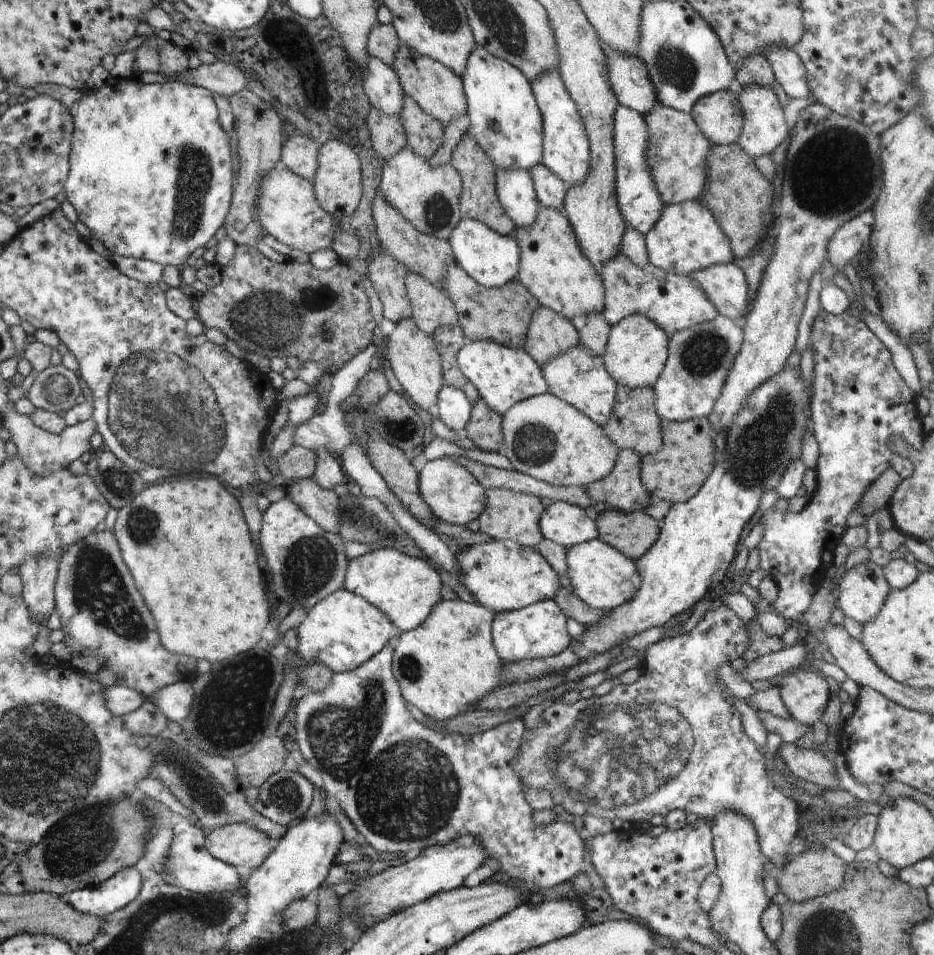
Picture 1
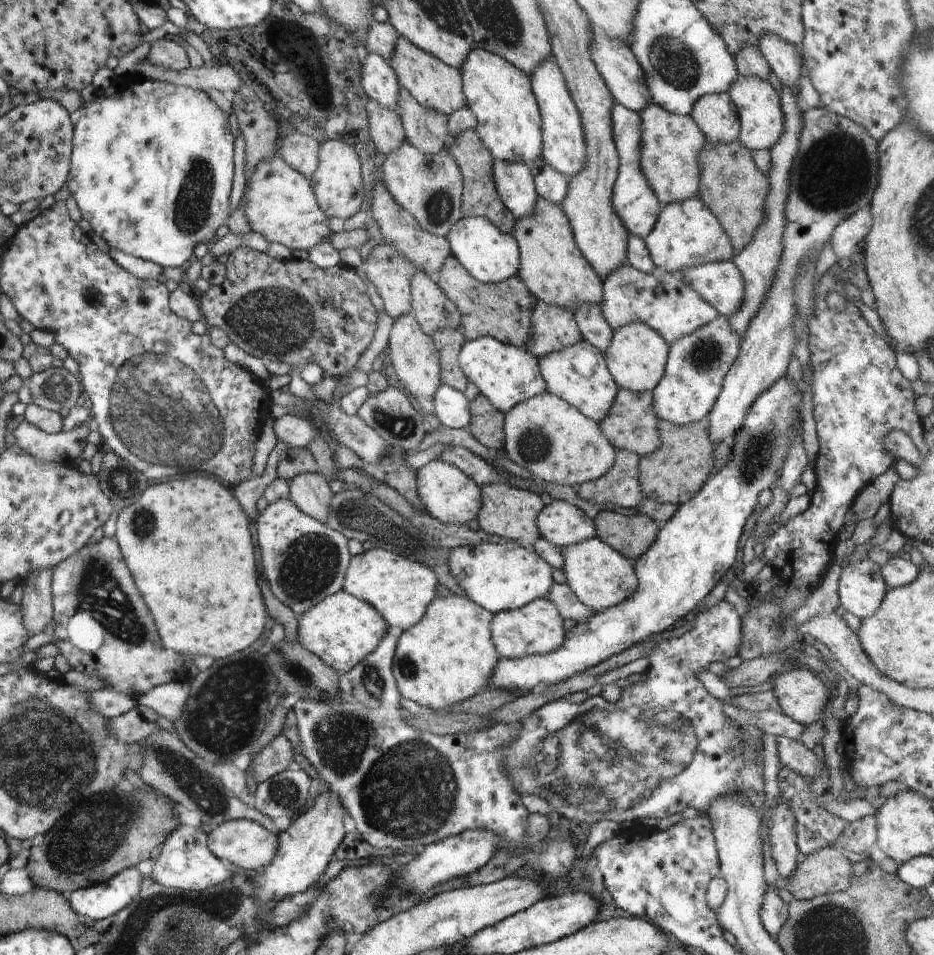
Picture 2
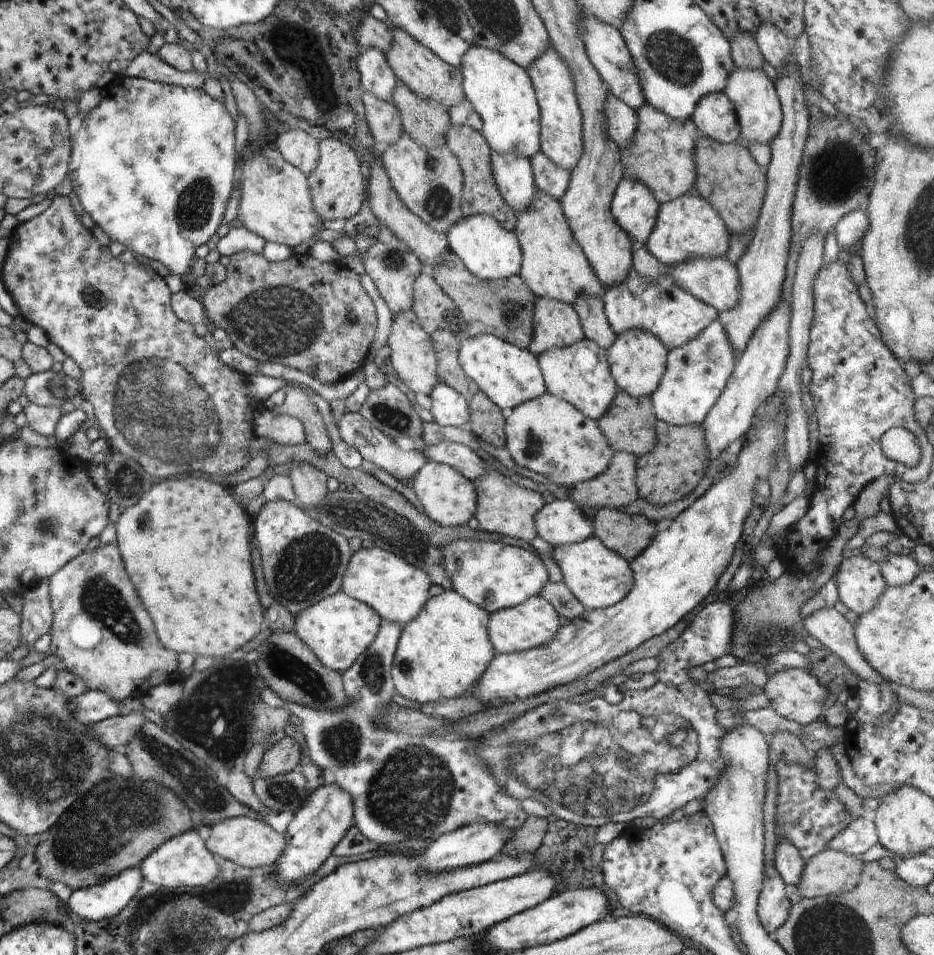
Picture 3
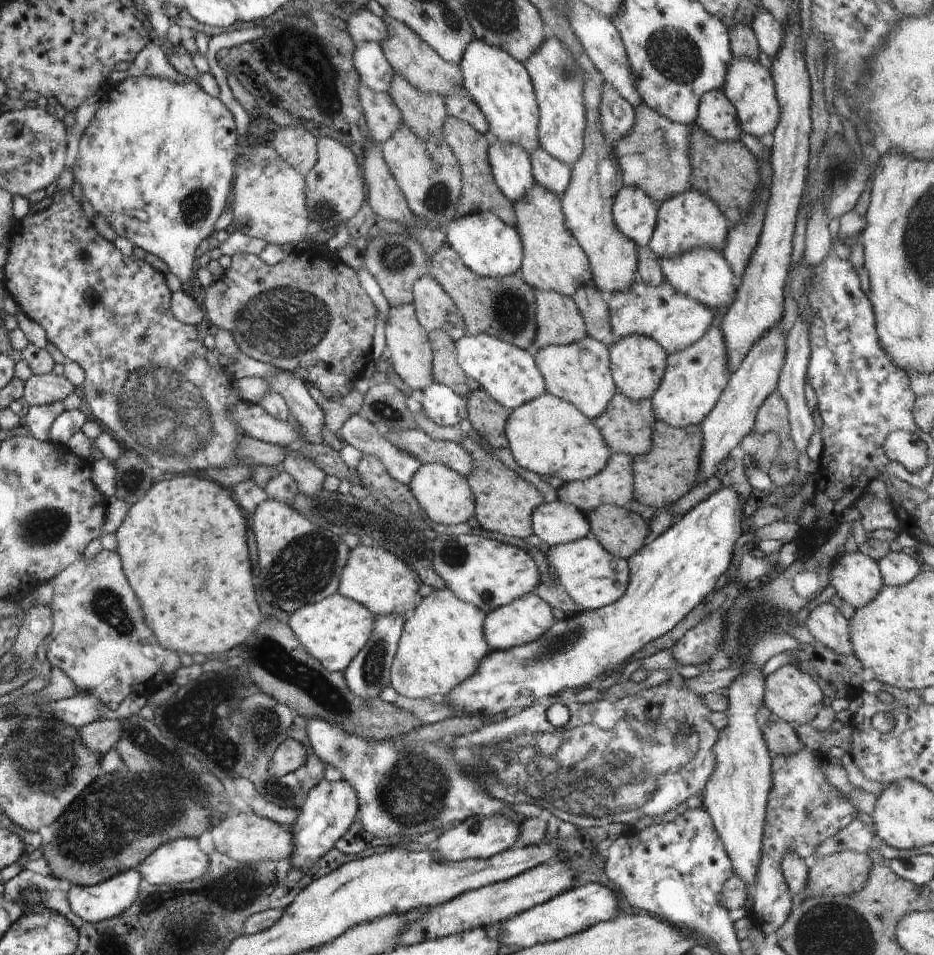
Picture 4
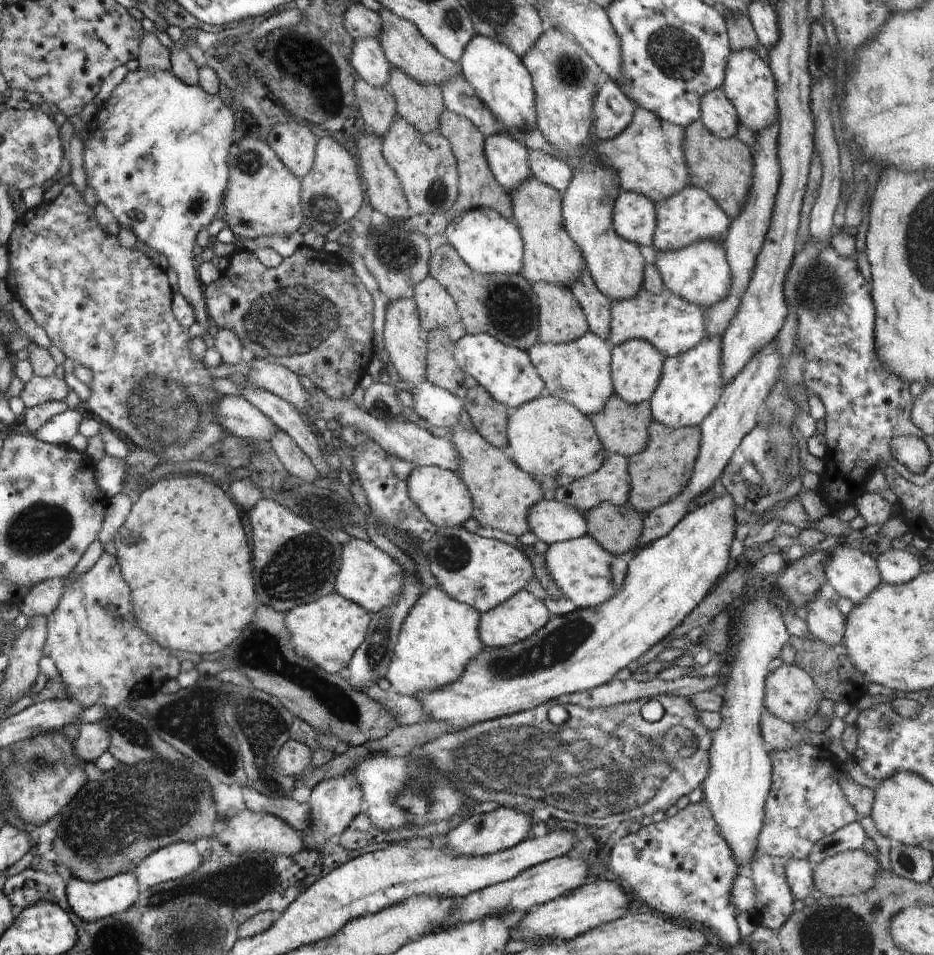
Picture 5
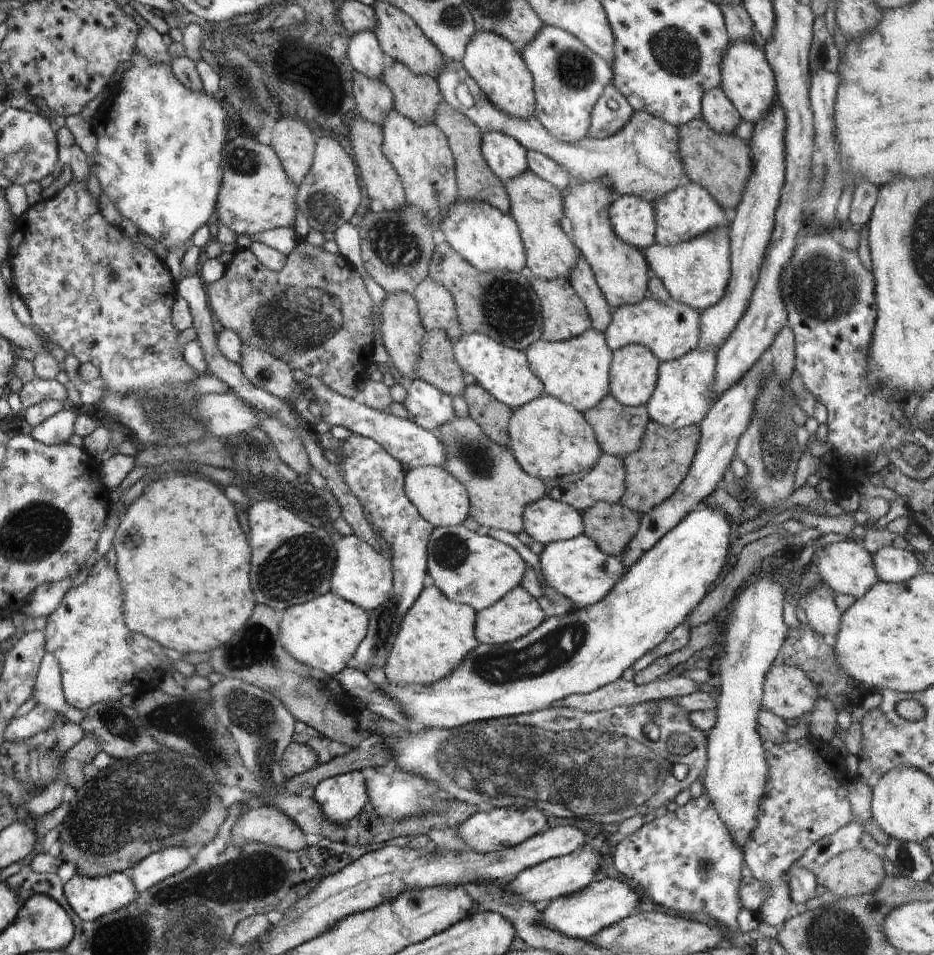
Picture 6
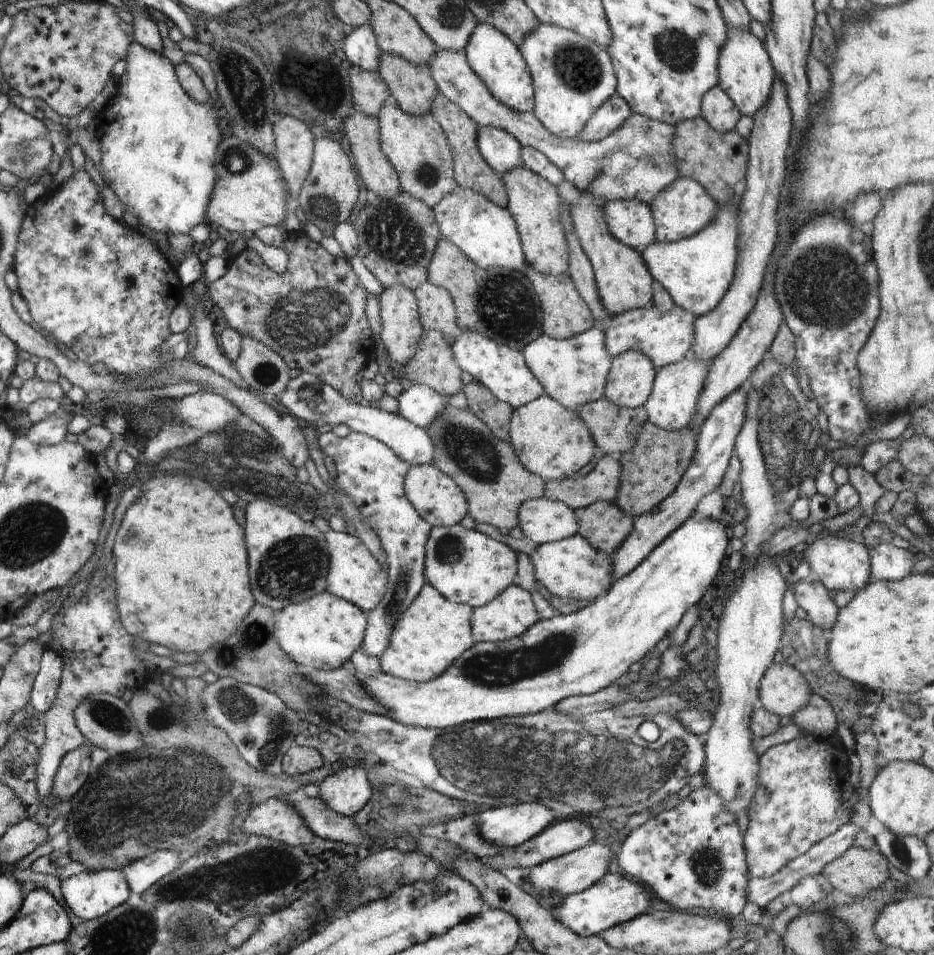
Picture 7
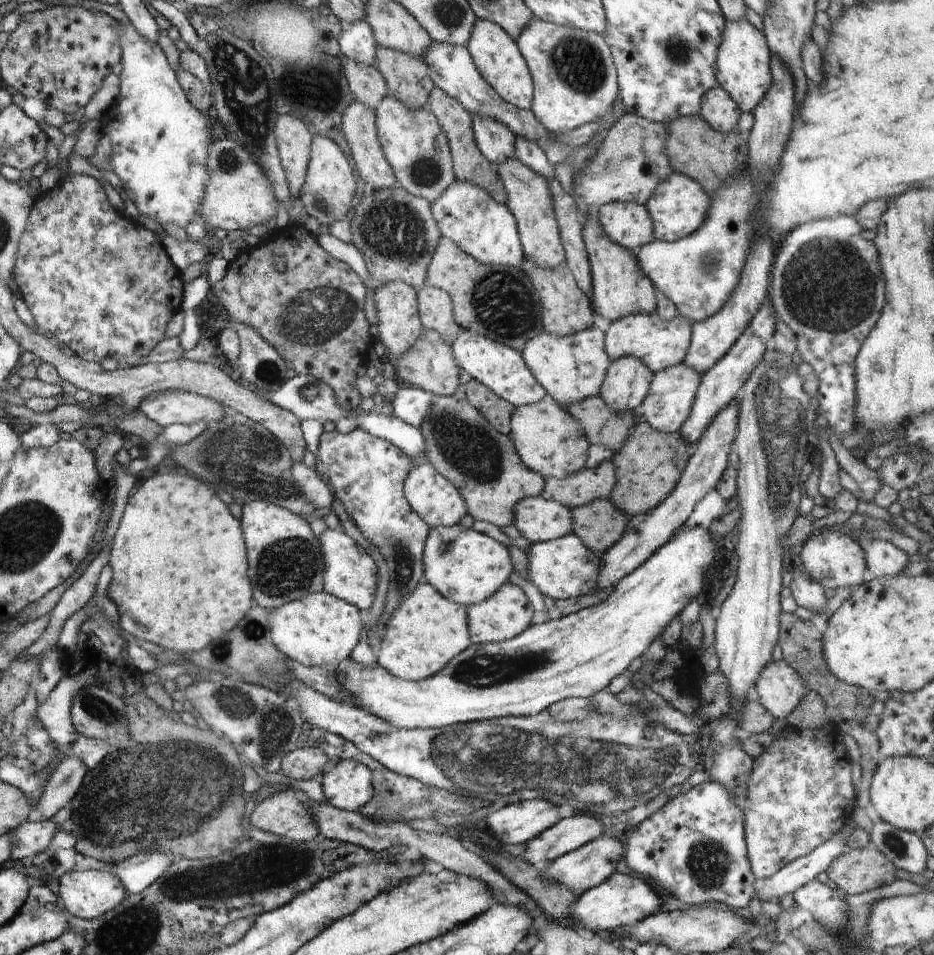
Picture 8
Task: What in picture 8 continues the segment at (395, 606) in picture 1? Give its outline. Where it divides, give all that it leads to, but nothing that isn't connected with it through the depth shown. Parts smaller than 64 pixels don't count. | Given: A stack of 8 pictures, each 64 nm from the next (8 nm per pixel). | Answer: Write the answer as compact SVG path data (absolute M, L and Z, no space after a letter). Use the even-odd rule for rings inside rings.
M340 528L326 529L318 538L324 554L323 591L354 604L360 611L367 613L374 602L378 586L376 564L364 548Z

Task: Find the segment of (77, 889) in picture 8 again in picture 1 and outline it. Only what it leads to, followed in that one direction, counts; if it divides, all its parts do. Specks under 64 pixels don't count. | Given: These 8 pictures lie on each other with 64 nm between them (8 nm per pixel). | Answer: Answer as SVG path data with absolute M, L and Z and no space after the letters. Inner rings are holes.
M125 868L98 887L78 889L61 898L82 914L105 918L132 902L140 894L140 884L140 874L134 868Z

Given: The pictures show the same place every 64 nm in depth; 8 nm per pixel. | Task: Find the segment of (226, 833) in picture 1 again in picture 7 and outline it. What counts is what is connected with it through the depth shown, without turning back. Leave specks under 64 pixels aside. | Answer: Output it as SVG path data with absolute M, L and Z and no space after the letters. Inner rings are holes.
M270 798L253 806L242 822L244 834L266 836L288 846L306 846L315 837L287 798Z

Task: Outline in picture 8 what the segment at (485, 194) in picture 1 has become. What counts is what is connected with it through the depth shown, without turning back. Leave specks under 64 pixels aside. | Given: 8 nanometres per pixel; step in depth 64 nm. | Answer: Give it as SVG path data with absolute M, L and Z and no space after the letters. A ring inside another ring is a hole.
M438 86L432 88L427 106L430 107L432 114L436 116L442 132L444 132L448 139L453 162L453 173L456 180L464 180L464 182L468 180L468 182L472 182L474 186L478 186L478 188L488 192L496 202L505 205L507 201L505 186L498 174L497 167L478 150L470 112L458 100L450 98L446 92L440 90Z

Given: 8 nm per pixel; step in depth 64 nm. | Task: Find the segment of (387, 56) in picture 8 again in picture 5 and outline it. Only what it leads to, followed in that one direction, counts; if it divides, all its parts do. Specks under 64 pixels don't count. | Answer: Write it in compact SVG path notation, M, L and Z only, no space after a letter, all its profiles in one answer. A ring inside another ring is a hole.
M400 68L390 70L386 87L396 101L396 110L418 132L428 134L439 130L440 116L445 110L441 87L420 84Z

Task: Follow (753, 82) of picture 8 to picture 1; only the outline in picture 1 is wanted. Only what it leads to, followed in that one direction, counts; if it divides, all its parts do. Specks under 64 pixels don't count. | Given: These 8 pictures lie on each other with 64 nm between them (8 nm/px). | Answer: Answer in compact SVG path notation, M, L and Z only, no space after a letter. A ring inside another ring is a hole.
M750 84L747 87L736 85L734 88L736 94L738 94L738 102L742 106L744 121L737 143L748 156L752 156L752 159L764 156L764 154L772 154L790 136L791 131L786 123L783 108L780 106L776 94L770 86Z

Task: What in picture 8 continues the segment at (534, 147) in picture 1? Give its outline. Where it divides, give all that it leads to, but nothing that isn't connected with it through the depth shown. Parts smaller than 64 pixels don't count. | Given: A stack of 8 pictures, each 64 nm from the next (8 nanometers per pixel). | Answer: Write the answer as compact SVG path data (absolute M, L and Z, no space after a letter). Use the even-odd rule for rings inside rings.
M477 19L467 49L480 76L494 88L502 100L516 108L530 109L533 102L533 80L517 41L512 40L498 24L490 20Z

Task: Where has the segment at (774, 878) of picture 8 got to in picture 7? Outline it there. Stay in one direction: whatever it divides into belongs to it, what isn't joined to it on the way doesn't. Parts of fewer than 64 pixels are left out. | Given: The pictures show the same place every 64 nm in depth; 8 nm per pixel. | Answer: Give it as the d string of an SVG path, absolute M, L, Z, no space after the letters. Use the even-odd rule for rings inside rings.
M848 822L842 825L833 835L826 836L824 840L821 840L818 844L814 844L806 854L792 859L782 870L778 870L774 876L762 879L760 877L749 876L748 902L754 902L754 904L758 904L758 906L764 910L765 906L768 906L772 900L791 891L802 878L808 878L808 876L810 876L810 878L815 878L827 864L830 864L830 862L838 858L838 856L842 856L842 854L853 846L853 840L857 832L856 826Z

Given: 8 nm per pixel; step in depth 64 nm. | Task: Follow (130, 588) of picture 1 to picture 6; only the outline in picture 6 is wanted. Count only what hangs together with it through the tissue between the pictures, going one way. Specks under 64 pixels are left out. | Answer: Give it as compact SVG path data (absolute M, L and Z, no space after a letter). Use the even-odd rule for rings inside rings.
M102 556L92 566L86 581L78 587L68 589L60 606L48 616L45 630L45 652L54 654L61 670L61 687L64 700L74 708L83 710L96 702L116 702L125 695L139 697L148 690L160 688L165 674L172 674L176 684L182 687L184 675L174 669L171 660L164 654L164 647L149 637L132 632L124 622L124 590L116 567Z

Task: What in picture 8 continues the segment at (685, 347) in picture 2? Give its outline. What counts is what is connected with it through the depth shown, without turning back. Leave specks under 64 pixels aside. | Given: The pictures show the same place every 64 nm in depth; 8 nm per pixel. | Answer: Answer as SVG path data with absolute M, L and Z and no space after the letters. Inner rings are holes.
M683 362L666 370L654 372L648 396L644 398L644 402L638 408L640 415L654 430L665 433L680 431L685 420L688 420L702 375L698 370L694 370L692 366Z

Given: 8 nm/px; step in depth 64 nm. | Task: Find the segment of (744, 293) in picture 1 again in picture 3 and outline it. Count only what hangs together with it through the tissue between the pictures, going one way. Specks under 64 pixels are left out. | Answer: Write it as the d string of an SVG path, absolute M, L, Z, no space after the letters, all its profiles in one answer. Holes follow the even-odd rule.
M694 256L692 260L686 260L682 264L668 266L668 276L678 284L682 290L692 294L702 302L708 303L719 313L732 310L738 304L738 294L740 294L740 279L737 266L728 262L724 257L700 258Z

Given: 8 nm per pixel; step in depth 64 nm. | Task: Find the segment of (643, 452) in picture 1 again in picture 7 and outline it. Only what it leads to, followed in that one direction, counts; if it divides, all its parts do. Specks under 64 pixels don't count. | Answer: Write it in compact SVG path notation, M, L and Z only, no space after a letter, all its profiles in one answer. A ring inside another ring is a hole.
M601 396L598 400L594 402L588 402L584 406L580 406L576 410L576 414L584 420L586 428L590 430L592 434L592 440L594 444L604 452L604 454L609 456L614 456L618 460L622 458L624 452L632 450L640 430L642 430L642 424L647 421L646 410L644 407L636 407L633 409L620 408L616 404L612 404L606 396Z

